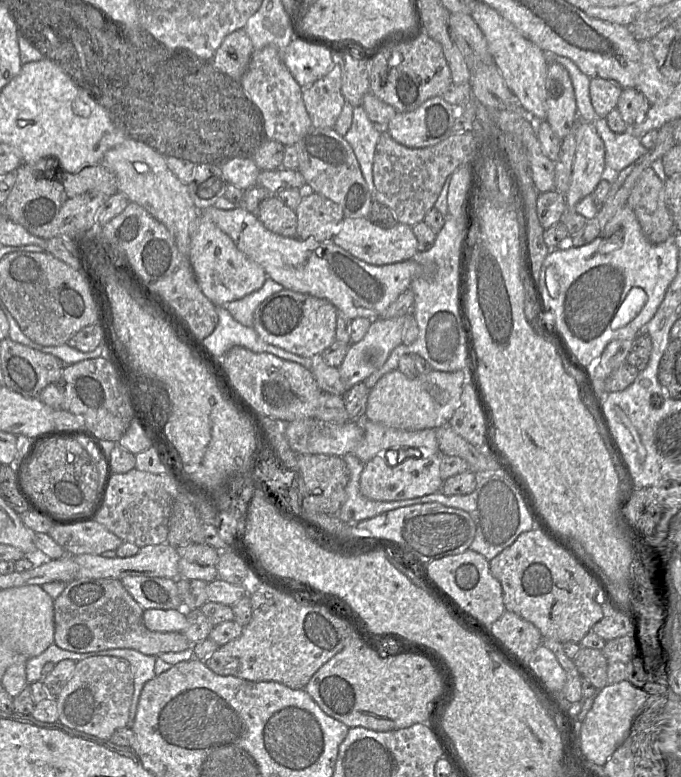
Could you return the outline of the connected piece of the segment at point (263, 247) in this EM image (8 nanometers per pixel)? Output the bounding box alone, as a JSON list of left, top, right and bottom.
[199,206,436,320]

